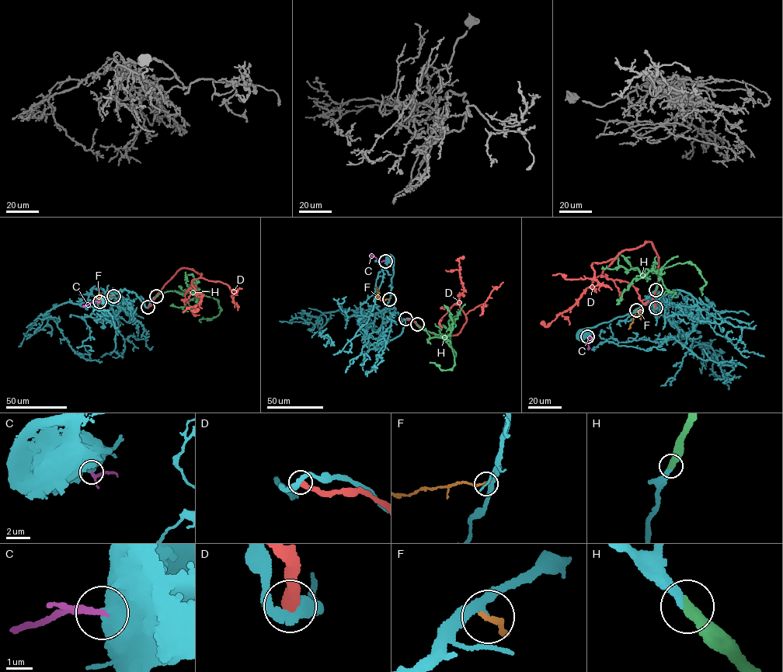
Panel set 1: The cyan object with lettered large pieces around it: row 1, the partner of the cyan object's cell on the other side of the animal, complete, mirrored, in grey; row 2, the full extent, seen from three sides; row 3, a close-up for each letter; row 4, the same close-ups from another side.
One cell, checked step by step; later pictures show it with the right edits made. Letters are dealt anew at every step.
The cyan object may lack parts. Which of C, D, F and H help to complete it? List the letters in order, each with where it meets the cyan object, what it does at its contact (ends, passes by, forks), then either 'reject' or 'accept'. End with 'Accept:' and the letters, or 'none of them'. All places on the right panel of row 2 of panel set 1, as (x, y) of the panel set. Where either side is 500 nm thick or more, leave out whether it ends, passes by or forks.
C: contact (587, 336); reject
D: contact (655, 308); reject
F: contact (636, 310); it ends; reject
H: contact (655, 290); it ends; accept
Accept: H

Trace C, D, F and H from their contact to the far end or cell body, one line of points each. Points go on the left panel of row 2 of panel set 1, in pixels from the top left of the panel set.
C: (99, 301), (92, 301), (82, 306)
D: (147, 308), (164, 284), (179, 270), (187, 267), (201, 274), (191, 283), (201, 295), (193, 311), (198, 308)
F: (113, 295), (103, 296), (99, 293), (100, 302), (98, 304)
H: (156, 296), (161, 293), (176, 291), (217, 300), (220, 309), (219, 314), (212, 318), (200, 319), (200, 322)

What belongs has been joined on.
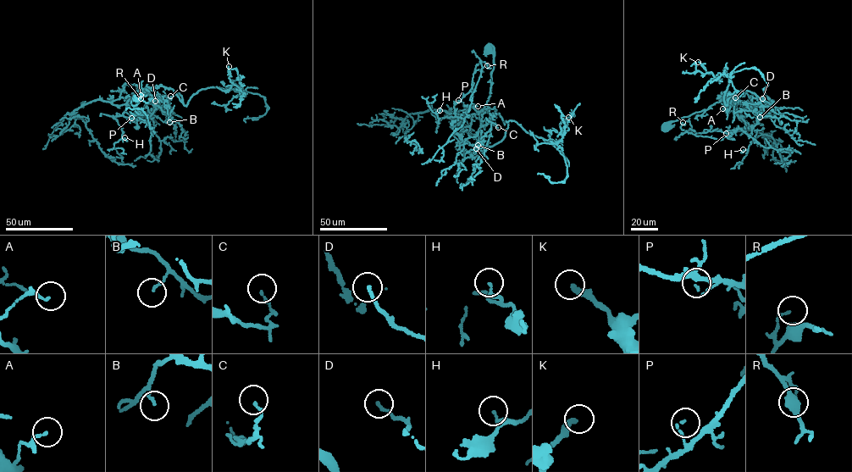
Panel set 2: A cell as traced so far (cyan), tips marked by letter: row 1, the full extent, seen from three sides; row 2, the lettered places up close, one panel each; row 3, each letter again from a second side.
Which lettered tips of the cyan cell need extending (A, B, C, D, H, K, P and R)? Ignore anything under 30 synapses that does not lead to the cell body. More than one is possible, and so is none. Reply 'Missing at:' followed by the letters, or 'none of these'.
Missing at: none of these

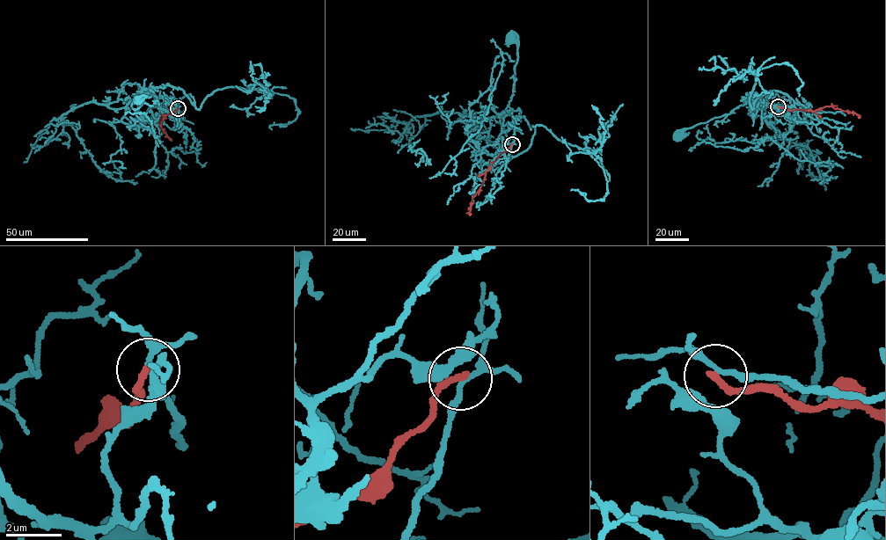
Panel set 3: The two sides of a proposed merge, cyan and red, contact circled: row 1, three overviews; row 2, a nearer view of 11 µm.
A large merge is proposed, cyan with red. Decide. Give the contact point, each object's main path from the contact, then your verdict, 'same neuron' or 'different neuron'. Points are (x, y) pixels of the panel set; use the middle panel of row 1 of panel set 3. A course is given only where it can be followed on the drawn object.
(512, 144) | cyan via (512, 144), (508, 160), (491, 166), (476, 159), (497, 142), (501, 113), (513, 91), (517, 46), (509, 37) | red via (512, 144), (486, 171), (482, 183), (472, 198), (471, 214) | different neuron

